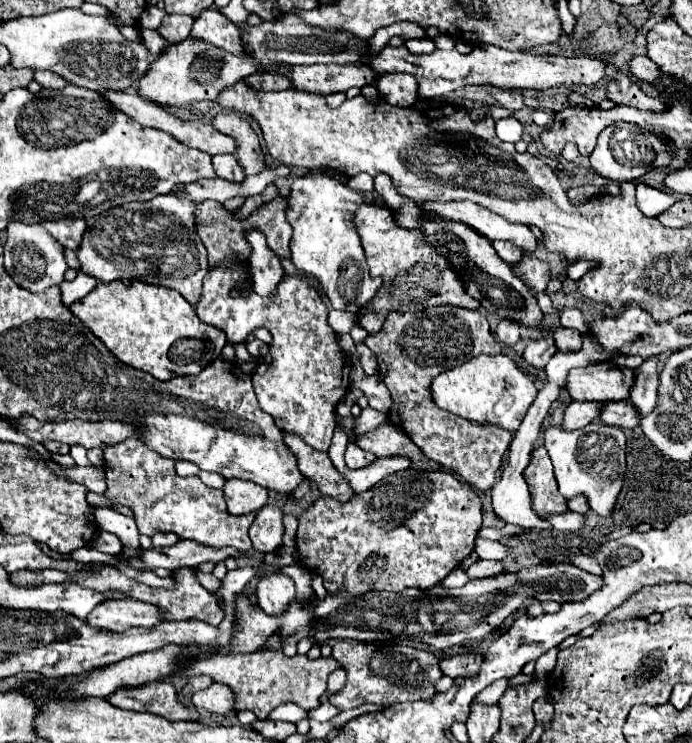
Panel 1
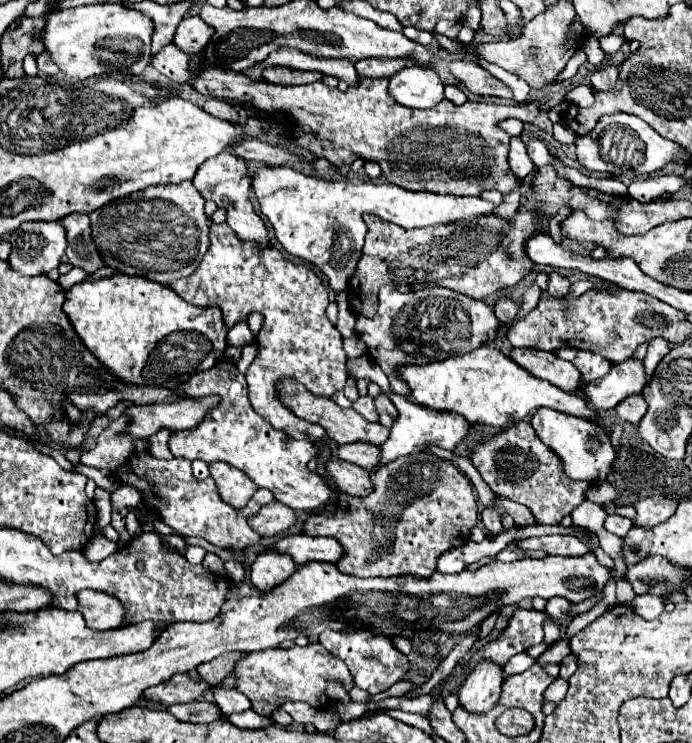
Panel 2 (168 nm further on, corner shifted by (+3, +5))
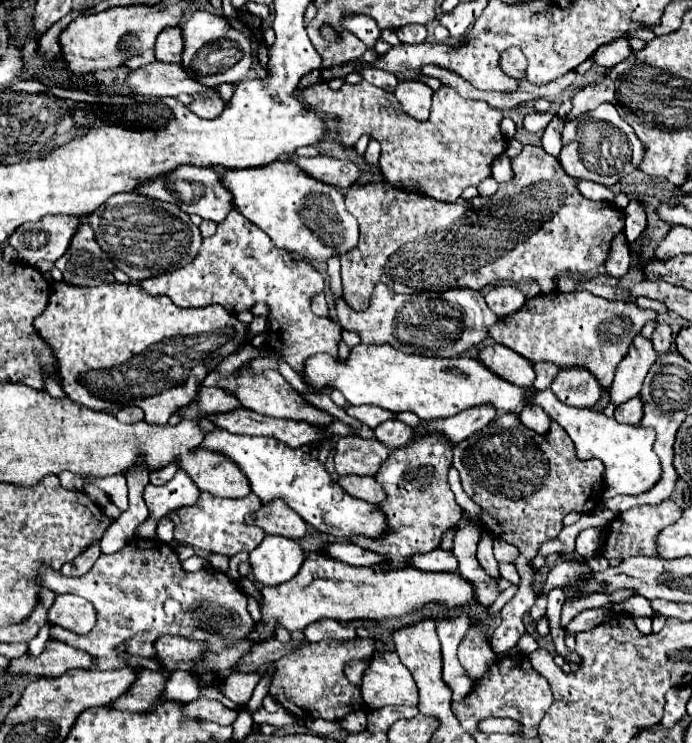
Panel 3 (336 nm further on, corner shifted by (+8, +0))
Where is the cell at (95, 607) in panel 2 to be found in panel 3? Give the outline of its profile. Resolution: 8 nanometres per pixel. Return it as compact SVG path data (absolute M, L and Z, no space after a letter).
M57 595L53 607L49 609L49 623L61 625L63 629L69 629L73 633L85 635L93 629L97 617L93 605L75 595Z

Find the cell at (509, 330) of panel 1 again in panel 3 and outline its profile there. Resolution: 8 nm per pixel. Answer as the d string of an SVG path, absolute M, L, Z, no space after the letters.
M497 285L485 295L485 303L499 317L505 317L507 313L515 313L515 309L521 309L525 299L527 297L515 285Z

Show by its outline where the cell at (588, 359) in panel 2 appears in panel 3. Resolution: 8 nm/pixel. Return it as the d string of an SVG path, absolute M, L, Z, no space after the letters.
M561 369L551 383L551 391L569 407L591 409L595 407L603 389L599 389L595 377L591 377L591 373L585 369Z

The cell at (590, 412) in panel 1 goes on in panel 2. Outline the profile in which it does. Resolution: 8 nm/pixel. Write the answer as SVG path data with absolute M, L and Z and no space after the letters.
M626 360L620 364L612 364L612 370L604 378L584 386L582 394L592 408L612 410L626 396L640 394L644 386L646 380L640 360Z

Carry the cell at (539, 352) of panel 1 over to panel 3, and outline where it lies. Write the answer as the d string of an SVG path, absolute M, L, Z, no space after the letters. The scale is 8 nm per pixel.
M551 291L527 299L519 311L507 317L499 317L499 323L489 327L489 335L495 339L495 343L511 347L531 363L547 361L561 369L583 367L593 373L603 389L609 389L615 377L615 369L627 355L633 337L649 319L655 317L655 311L641 309L635 303L615 305L587 291Z

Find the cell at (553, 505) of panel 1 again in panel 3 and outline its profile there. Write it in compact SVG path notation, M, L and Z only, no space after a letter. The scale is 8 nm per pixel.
M515 413L499 415L479 433L467 437L453 447L453 467L461 473L465 493L483 509L481 529L489 529L491 535L505 539L519 549L515 567L521 583L517 595L501 609L503 623L491 635L491 649L495 655L503 655L515 649L519 639L525 635L523 615L535 603L535 573L531 561L537 557L539 547L555 539L563 529L563 517L571 511L587 513L597 507L601 497L603 463L601 461L579 461L575 447L563 429L551 421L545 437L527 429Z

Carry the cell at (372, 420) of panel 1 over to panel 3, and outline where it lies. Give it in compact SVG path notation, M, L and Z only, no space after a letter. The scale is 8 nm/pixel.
M349 405L349 407L347 407L347 415L359 419L361 423L369 425L371 429L375 429L379 423L389 421L389 419L395 417L391 411L379 409L379 407L375 407L375 405L359 405L359 407L351 407L351 405Z

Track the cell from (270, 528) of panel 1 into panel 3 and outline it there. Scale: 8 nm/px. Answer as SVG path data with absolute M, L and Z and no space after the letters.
M273 499L261 505L259 511L247 517L247 523L265 529L269 535L285 535L291 539L301 539L307 531L305 521L293 509L287 509L283 499Z

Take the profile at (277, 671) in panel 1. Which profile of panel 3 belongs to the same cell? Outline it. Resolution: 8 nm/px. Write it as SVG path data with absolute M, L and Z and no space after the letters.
M325 639L319 643L309 643L301 649L295 649L281 657L275 663L275 675L271 681L269 695L281 703L289 713L307 721L307 719L325 719L341 721L347 713L357 709L367 709L361 697L359 685L351 685L343 673L343 665L357 659L367 659L376 651L373 639L351 639L351 641L333 641Z

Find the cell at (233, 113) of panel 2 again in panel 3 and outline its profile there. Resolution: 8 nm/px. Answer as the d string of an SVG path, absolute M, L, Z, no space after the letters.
M199 99L199 101L193 101L189 105L189 109L197 115L197 117L203 117L203 119L211 119L211 117L217 117L223 109L225 109L225 101L223 99Z

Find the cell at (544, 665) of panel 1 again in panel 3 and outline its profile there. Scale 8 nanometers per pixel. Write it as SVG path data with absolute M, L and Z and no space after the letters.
M539 591L537 593L537 599L535 599L535 605L531 607L531 611L529 611L529 615L537 621L539 617L543 617L545 615L545 593L543 591Z

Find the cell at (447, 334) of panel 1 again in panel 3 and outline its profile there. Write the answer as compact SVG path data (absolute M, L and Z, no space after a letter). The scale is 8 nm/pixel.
M377 283L371 295L371 305L365 311L353 311L343 297L335 299L335 309L341 327L359 331L365 345L389 343L395 349L399 347L399 351L425 357L459 357L469 347L479 345L487 337L489 325L497 321L497 315L491 313L481 291L475 289L397 295L385 283Z

